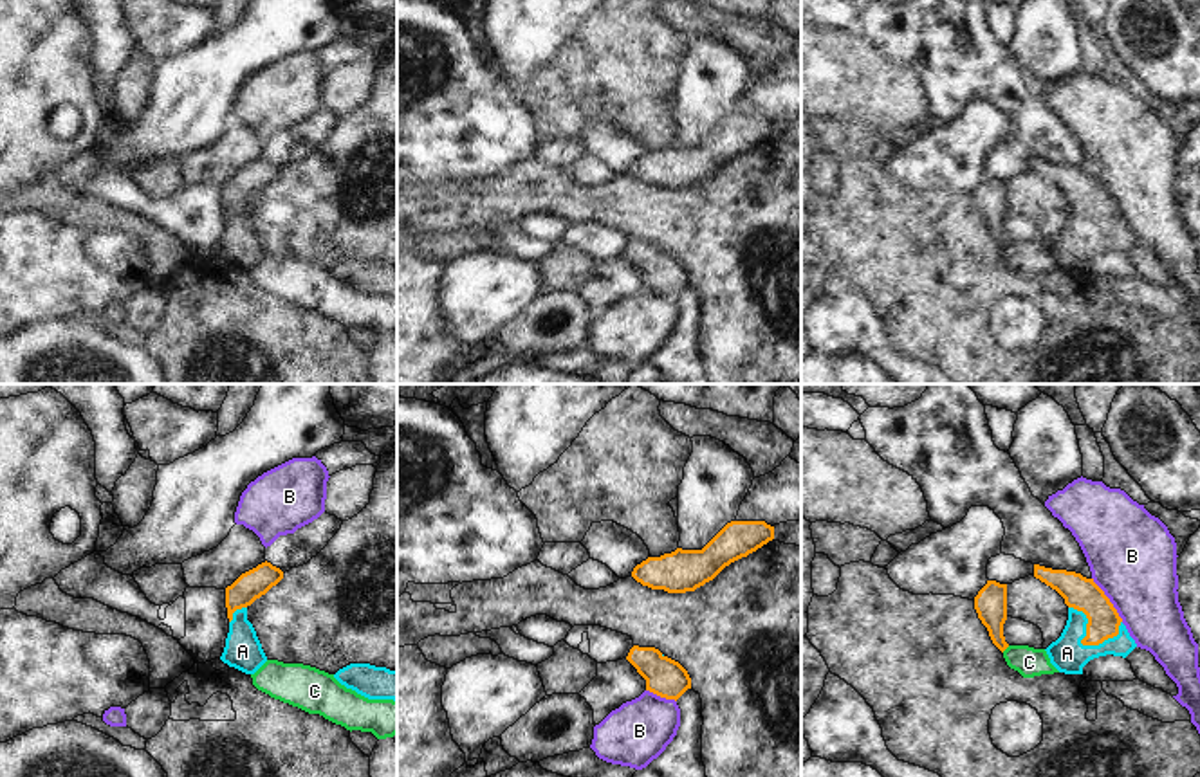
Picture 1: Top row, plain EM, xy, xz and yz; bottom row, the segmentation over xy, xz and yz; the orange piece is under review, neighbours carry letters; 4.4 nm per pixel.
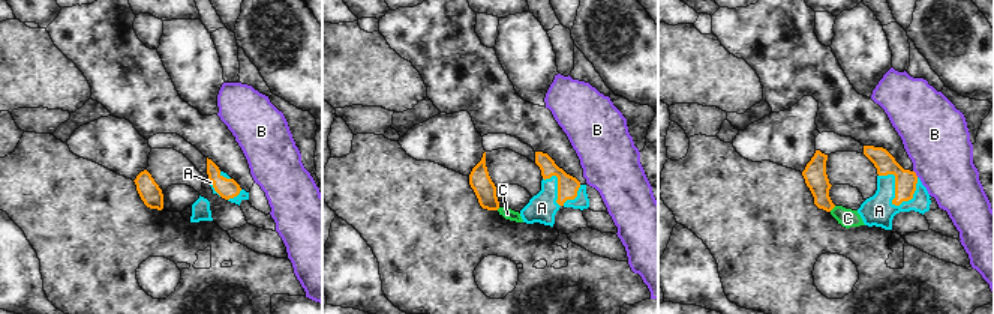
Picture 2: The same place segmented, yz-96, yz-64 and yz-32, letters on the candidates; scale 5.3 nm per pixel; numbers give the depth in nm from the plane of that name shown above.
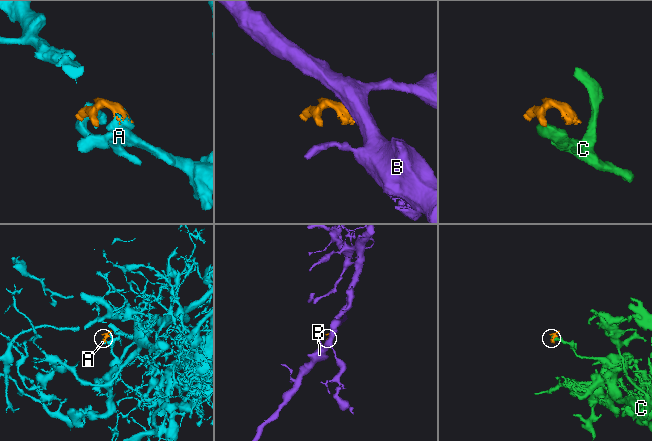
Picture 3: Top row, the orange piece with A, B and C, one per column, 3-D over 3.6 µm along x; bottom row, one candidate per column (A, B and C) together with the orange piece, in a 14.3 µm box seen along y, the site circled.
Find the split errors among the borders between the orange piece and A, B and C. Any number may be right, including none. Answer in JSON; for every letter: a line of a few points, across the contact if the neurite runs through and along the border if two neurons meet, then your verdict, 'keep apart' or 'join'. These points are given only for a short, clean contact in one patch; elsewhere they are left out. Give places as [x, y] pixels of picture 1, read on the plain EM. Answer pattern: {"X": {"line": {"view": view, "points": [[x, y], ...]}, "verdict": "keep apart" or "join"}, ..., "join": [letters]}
{"A": {"verdict": "join"}, "B": {"line": {"view": "yz", "points": [[1092, 173], [1123, 217]]}, "verdict": "keep apart"}, "C": {"line": {"view": "yz", "points": [[1009, 242], [1002, 247]]}, "verdict": "keep apart"}, "join": ["A"]}

